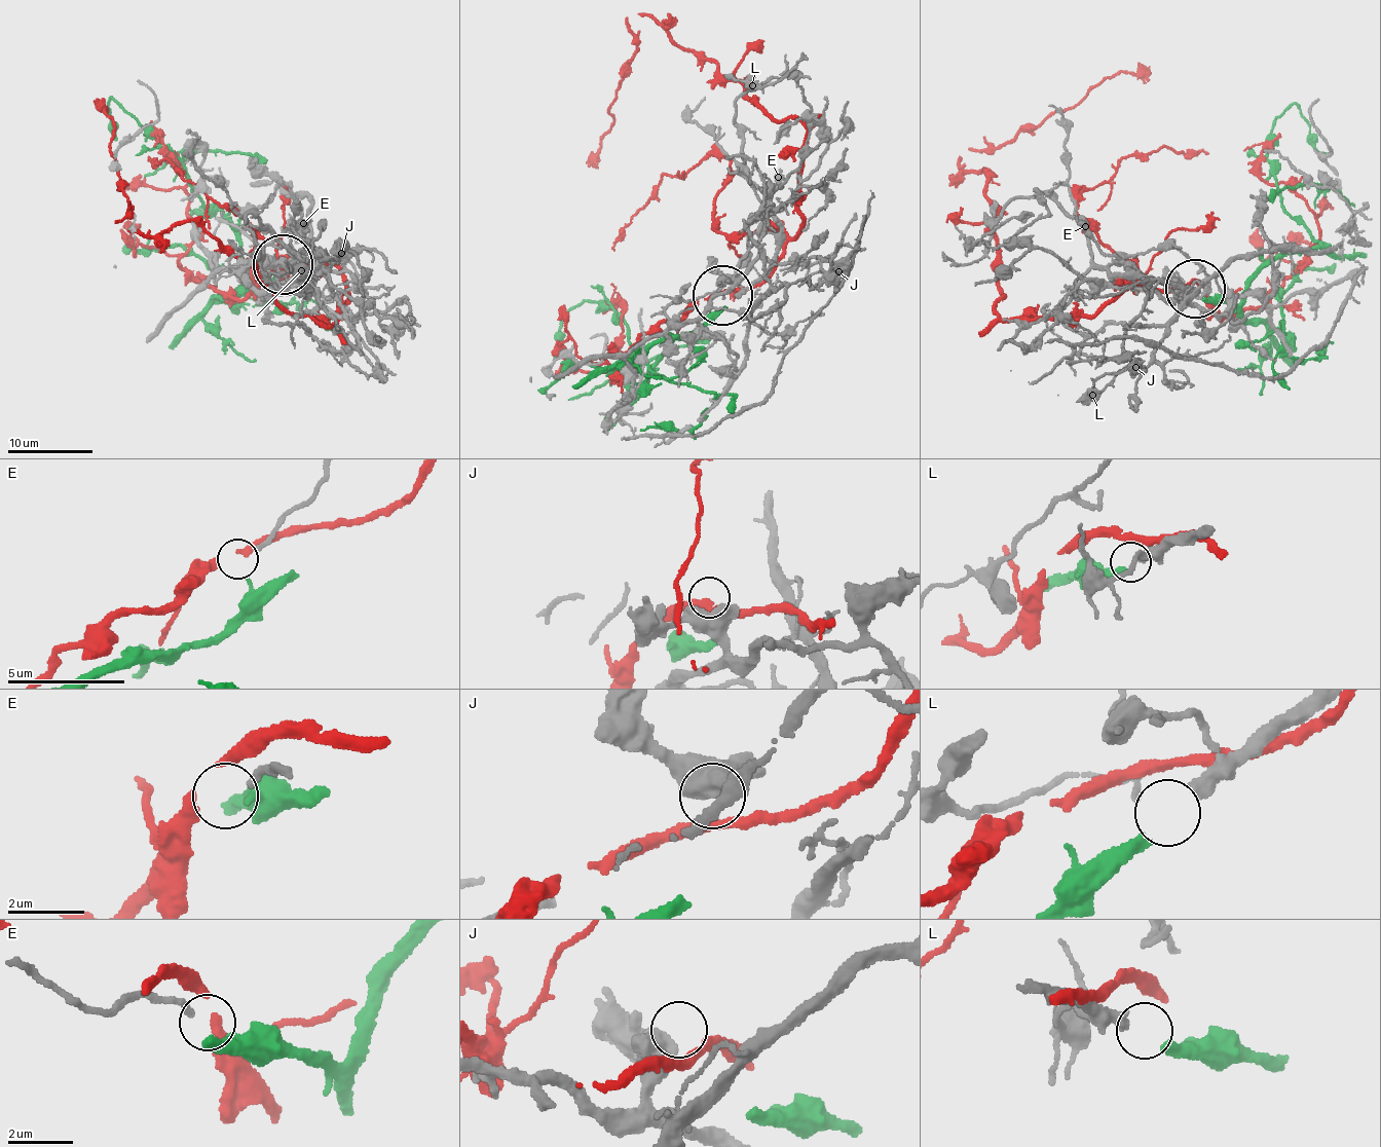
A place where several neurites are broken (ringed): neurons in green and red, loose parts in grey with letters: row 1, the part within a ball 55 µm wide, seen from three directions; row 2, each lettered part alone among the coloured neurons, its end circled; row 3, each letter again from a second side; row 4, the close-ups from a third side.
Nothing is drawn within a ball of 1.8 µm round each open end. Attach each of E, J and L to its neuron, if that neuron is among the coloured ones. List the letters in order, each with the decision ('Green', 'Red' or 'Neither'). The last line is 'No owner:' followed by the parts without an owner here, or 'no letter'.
E: Neither
J: Neither
L: Green
No owner: E, J

